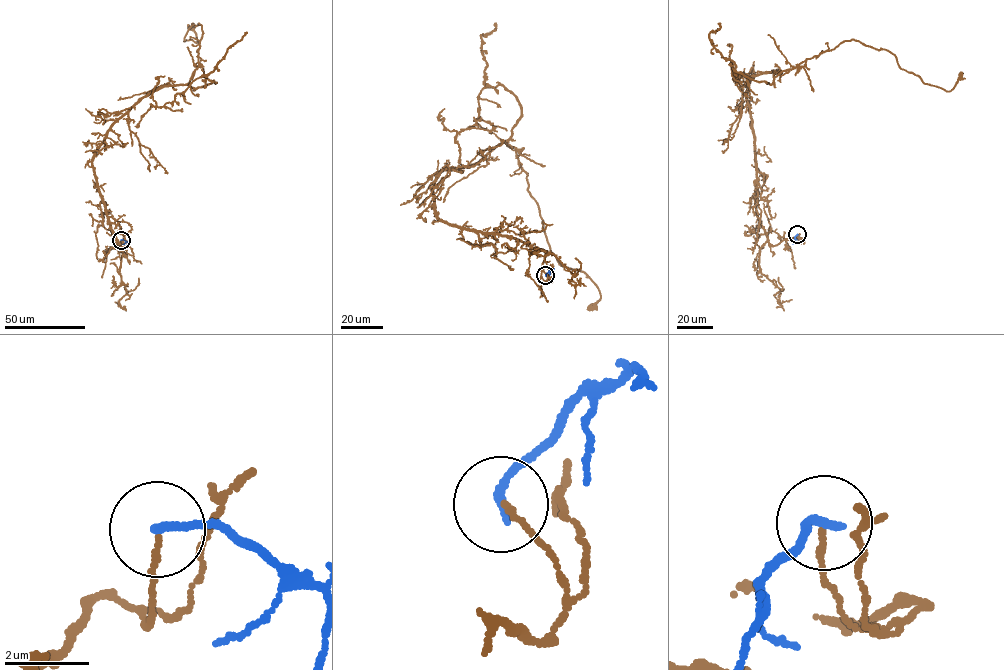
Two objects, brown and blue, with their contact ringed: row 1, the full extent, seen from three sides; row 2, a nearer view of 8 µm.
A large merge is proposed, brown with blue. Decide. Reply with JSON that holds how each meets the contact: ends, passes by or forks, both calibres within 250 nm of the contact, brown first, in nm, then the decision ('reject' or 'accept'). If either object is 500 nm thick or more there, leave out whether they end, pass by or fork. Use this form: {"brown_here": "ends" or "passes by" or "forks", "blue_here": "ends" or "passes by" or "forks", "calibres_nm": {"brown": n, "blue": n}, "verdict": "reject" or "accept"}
{"brown_here": "ends", "blue_here": "ends", "calibres_nm": {"brown": 110, "blue": 200}, "verdict": "reject"}

